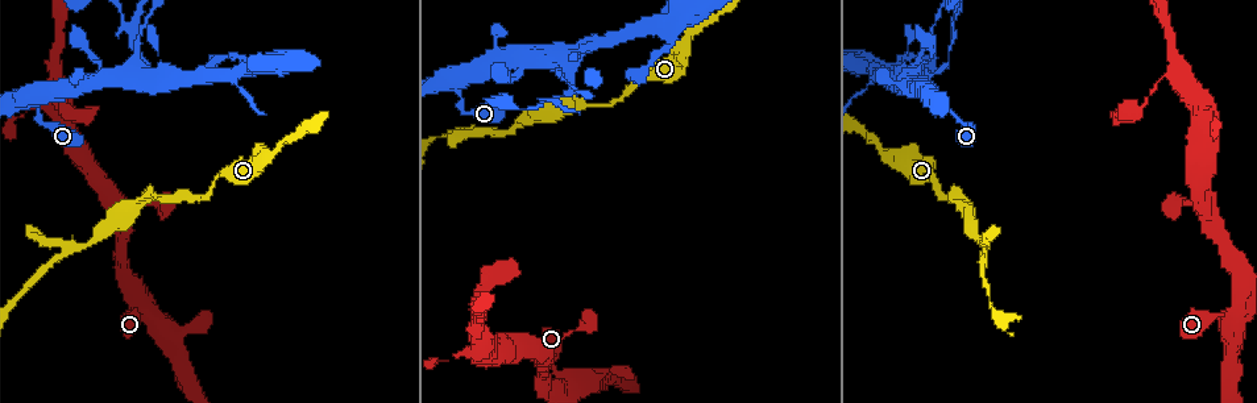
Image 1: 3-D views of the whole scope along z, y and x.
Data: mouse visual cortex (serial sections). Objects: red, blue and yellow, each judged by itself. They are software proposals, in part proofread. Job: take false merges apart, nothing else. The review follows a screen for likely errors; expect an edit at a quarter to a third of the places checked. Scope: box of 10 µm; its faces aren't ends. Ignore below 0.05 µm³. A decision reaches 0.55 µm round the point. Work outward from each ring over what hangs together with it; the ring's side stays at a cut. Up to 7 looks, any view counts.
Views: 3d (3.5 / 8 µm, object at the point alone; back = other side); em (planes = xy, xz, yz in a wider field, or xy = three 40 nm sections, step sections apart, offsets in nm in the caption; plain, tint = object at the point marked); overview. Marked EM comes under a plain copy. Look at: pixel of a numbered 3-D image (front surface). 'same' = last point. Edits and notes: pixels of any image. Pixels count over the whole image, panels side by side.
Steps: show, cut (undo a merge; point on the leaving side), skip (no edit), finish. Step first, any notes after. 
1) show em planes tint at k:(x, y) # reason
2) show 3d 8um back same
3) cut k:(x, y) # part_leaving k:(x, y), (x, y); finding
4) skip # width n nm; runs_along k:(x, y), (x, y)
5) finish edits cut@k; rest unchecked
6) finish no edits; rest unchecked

show 3d 3.5um at 1:(954, 27) # branch point

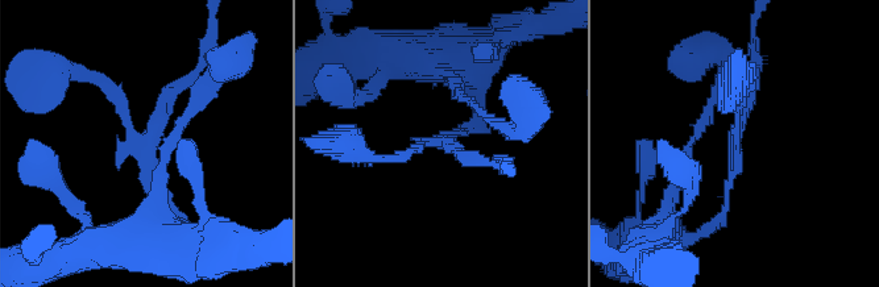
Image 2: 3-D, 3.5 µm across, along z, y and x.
show em xy step 5 tint at 2:(143, 143)

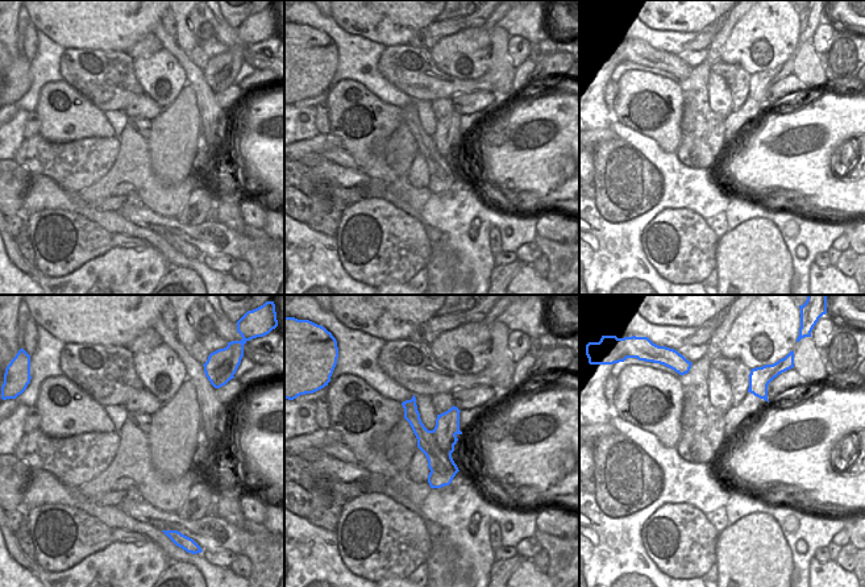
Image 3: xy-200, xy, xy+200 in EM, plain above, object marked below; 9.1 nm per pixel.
cut 2:(166, 95) # width 300 nm; border 3:(431, 431), (435, 440), (450, 454); two cells meet here

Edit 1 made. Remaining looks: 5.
show 3d 3.5um back at 1:(75, 245) # a fork

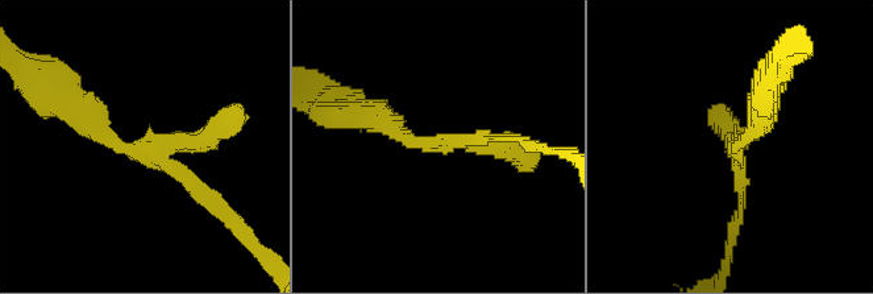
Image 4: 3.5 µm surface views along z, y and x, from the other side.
show em xy step 3 tint at 4:(151, 151)

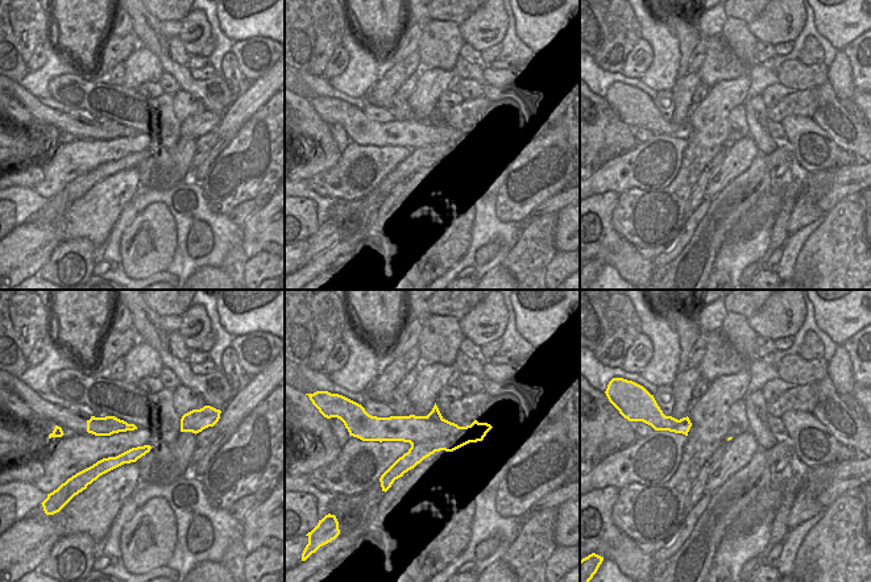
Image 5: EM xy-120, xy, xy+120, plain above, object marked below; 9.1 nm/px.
skip # runs_along 4:(77, 108), (219, 206); all the same cell

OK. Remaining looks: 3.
finish edits cut@2; rest unchecked

